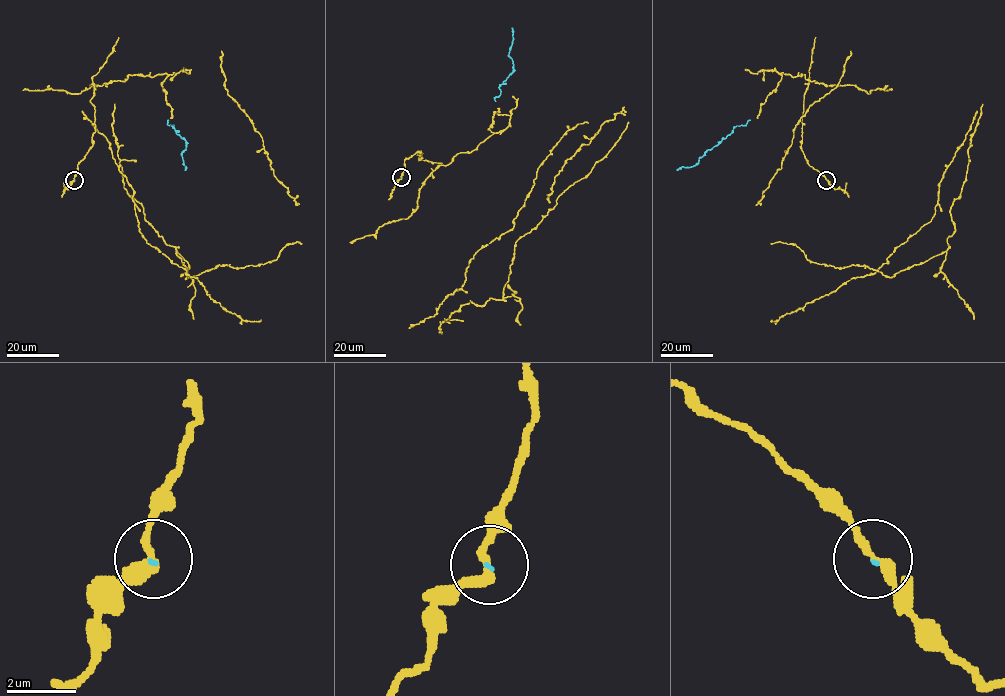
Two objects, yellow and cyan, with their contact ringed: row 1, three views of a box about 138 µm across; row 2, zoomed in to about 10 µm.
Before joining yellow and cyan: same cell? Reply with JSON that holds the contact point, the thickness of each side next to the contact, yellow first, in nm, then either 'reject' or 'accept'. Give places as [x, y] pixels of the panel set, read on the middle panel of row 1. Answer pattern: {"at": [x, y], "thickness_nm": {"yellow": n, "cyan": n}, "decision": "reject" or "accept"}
{"at": [401, 177], "thickness_nm": {"yellow": 300, "cyan": 60}, "decision": "accept"}

